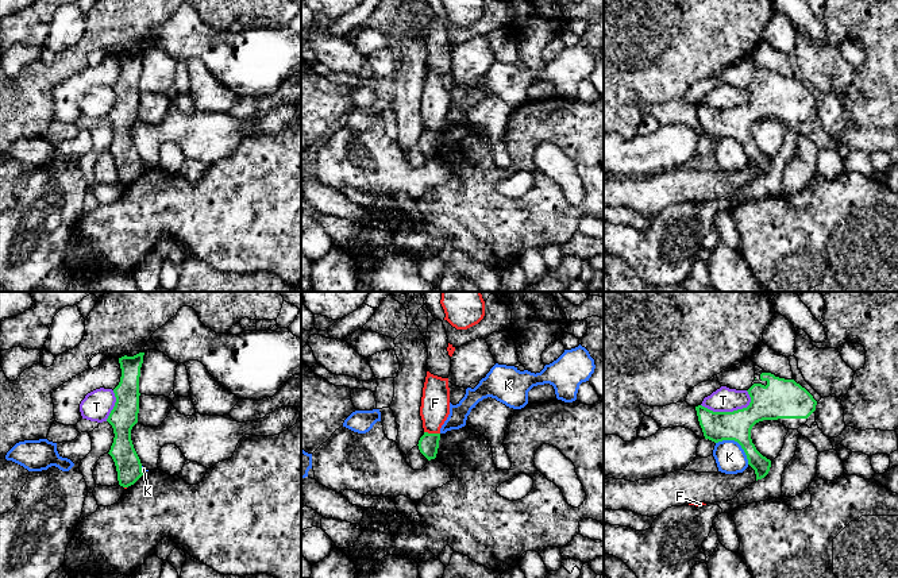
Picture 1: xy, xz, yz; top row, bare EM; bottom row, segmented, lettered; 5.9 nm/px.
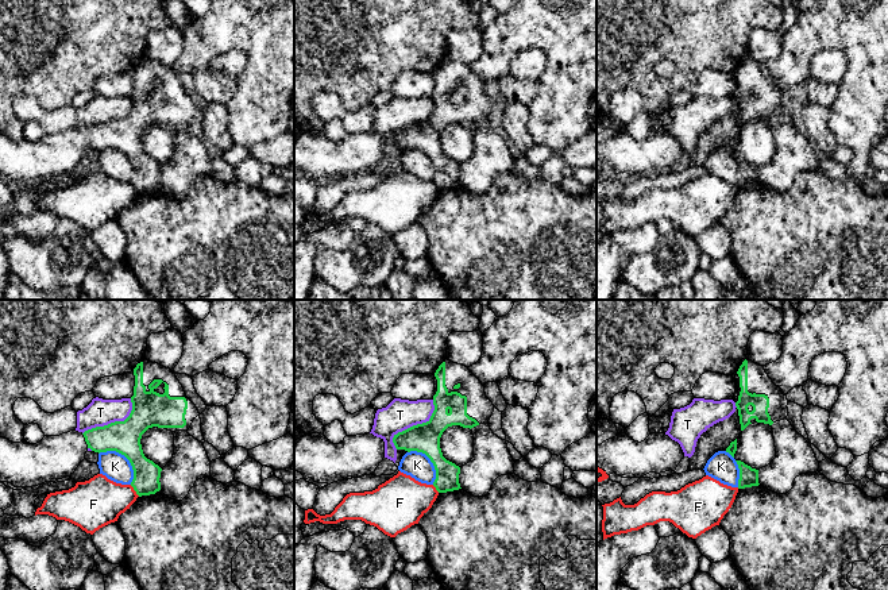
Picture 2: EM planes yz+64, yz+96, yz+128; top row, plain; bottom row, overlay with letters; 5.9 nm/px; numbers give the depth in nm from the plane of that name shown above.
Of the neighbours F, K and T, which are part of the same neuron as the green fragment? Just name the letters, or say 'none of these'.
none of these

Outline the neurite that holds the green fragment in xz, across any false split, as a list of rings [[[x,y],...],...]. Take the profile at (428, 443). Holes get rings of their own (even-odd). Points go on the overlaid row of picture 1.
[[[428,434],[424,435],[419,440],[420,452],[428,459],[435,459],[439,448],[440,434]]]

